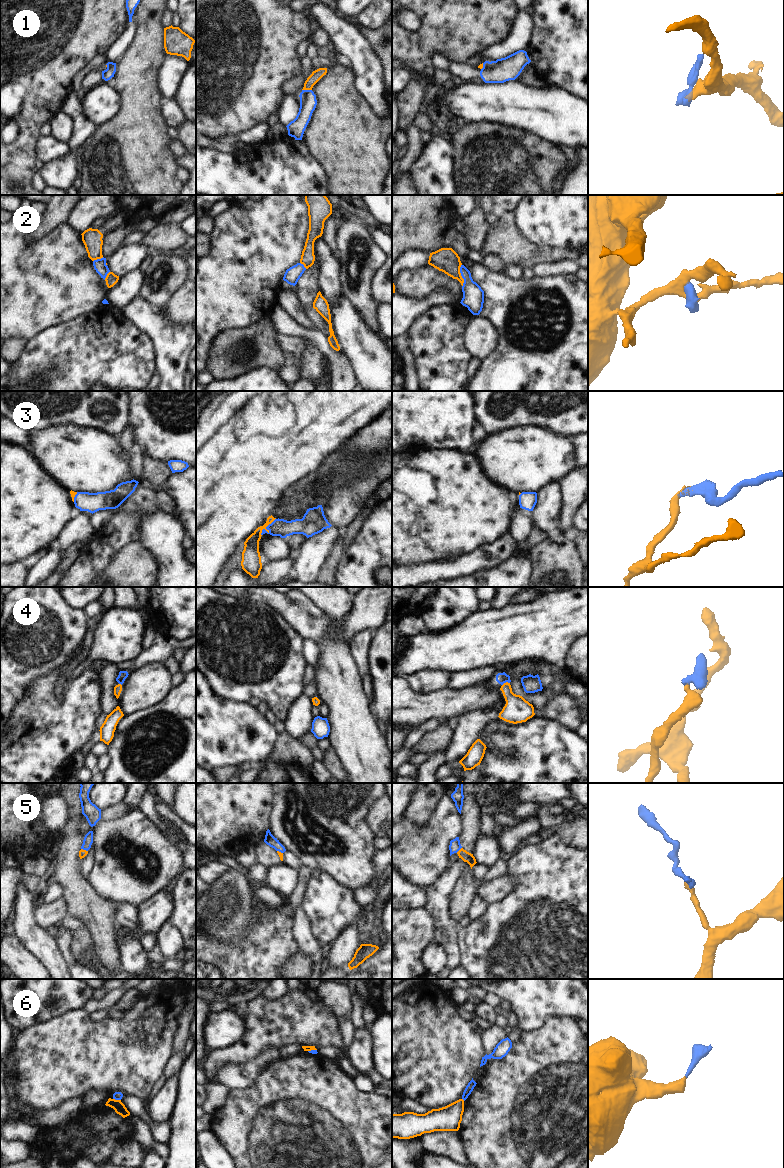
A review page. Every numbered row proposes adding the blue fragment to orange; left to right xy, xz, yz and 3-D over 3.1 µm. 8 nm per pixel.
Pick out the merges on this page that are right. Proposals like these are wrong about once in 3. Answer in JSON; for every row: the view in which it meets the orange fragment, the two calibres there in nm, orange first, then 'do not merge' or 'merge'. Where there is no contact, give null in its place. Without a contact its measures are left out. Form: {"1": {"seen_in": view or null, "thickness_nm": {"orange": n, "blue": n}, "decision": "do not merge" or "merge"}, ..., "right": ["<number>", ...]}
{"1": {"seen_in": "xz", "thickness_nm": {"orange": 90, "blue": 140}, "decision": "do not merge"}, "2": {"seen_in": "yz", "thickness_nm": {"orange": 190, "blue": 180}, "decision": "do not merge"}, "3": {"seen_in": "xz", "thickness_nm": {"orange": 130, "blue": 140}, "decision": "merge"}, "4": {"seen_in": "yz", "thickness_nm": {"orange": 200, "blue": 90}, "decision": "merge"}, "5": {"seen_in": "xy", "thickness_nm": {"orange": 60, "blue": 80}, "decision": "merge"}, "6": {"seen_in": "xy", "thickness_nm": {"orange": 90, "blue": 60}, "decision": "do not merge"}, "right": ["3", "4", "5"]}

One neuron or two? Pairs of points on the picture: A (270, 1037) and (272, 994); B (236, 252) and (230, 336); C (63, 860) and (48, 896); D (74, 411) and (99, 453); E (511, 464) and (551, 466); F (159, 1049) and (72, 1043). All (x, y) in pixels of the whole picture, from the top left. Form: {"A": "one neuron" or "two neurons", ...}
{"A": "two neurons", "B": "two neurons", "C": "two neurons", "D": "two neurons", "E": "one neuron", "F": "one neuron"}

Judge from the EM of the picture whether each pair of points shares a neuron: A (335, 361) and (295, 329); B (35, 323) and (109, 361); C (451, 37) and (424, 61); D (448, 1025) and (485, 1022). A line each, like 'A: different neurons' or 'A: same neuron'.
A: same neuron
B: different neurons
C: same neuron
D: different neurons

